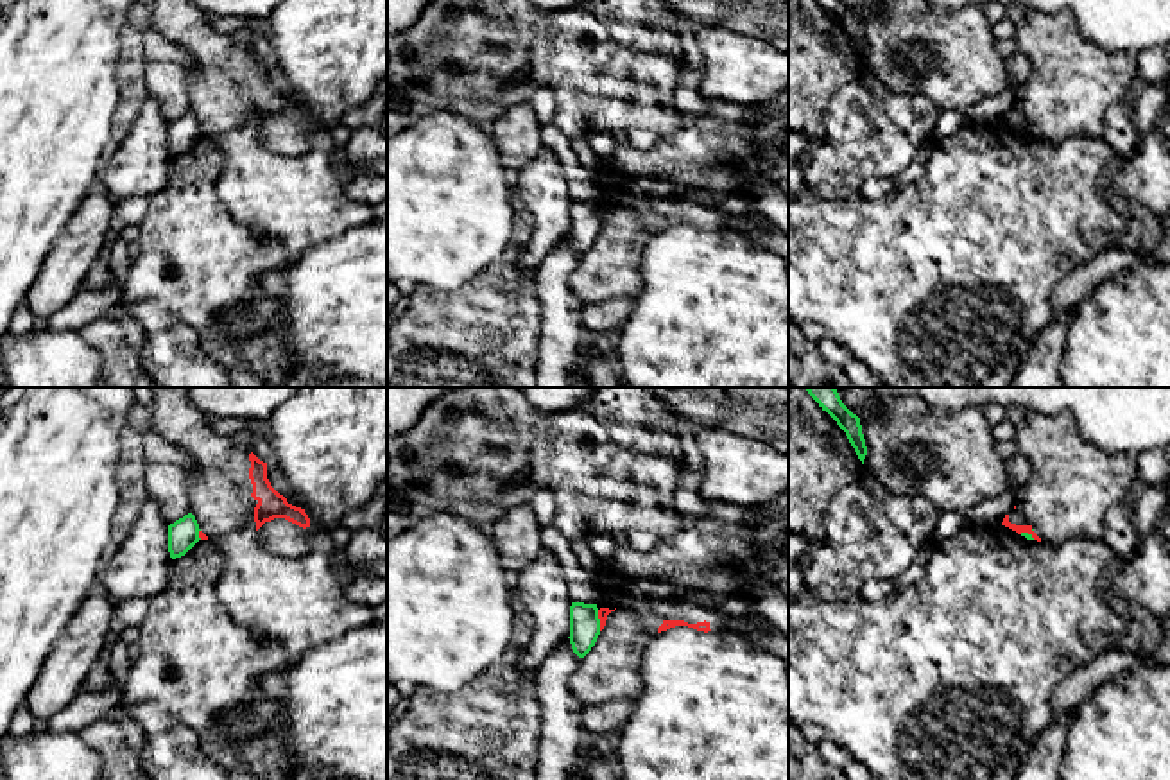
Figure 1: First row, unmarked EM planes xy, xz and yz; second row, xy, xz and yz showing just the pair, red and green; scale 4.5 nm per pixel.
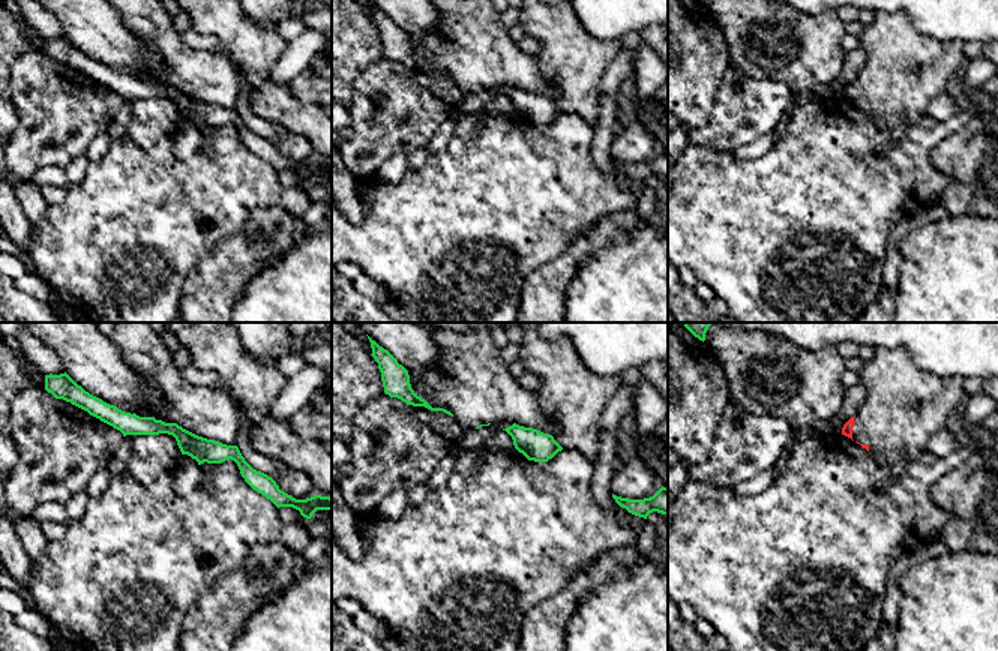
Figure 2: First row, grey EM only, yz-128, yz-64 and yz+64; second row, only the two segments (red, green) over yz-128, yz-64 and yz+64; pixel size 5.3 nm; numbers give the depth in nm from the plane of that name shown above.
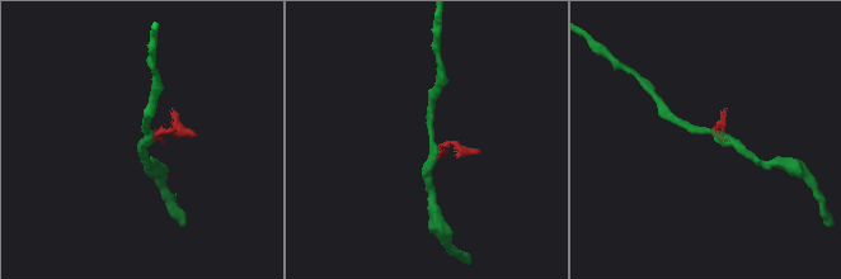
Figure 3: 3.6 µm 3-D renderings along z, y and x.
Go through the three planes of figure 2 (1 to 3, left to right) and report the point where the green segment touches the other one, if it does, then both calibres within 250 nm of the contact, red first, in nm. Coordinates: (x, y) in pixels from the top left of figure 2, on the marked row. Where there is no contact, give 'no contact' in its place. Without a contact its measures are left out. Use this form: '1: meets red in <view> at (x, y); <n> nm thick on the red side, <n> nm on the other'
1: no contact
2: no contact
3: no contact

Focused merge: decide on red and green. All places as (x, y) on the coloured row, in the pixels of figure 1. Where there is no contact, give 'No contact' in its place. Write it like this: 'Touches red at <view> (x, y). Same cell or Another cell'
Touches red at xz (601, 621). Another cell

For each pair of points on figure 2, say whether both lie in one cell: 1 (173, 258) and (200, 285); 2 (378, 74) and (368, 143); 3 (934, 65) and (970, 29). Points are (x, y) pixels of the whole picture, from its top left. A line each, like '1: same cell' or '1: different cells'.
1: different cells
2: same cell
3: different cells

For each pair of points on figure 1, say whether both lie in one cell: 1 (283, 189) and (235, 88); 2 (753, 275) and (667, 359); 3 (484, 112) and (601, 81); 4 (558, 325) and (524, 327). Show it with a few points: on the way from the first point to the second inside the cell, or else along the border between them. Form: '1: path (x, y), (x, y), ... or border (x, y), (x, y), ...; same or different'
1: path (258, 164), (235, 135), (235, 113); same
2: path (731, 296), (688, 339); same
3: path (513, 88), (529, 86), (541, 76), (572, 76); same
4: border (529, 287), (540, 320), (536, 368); different

